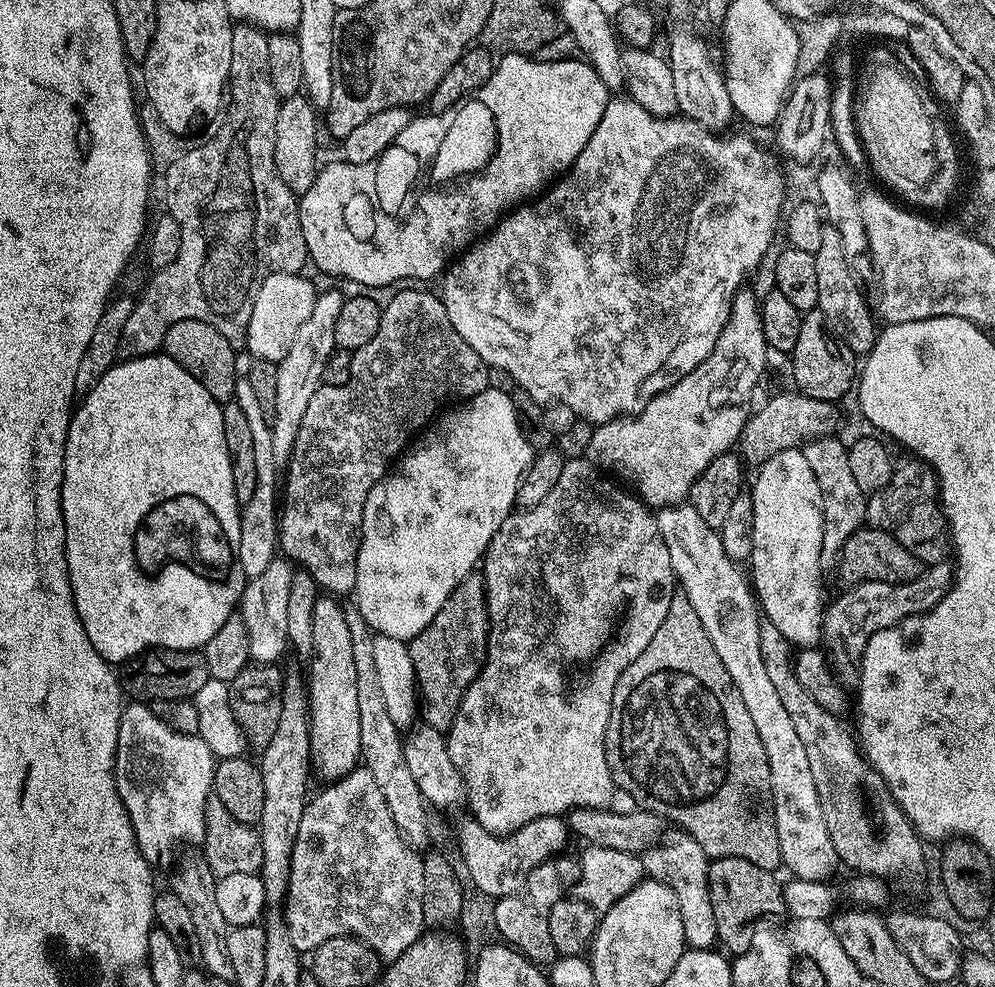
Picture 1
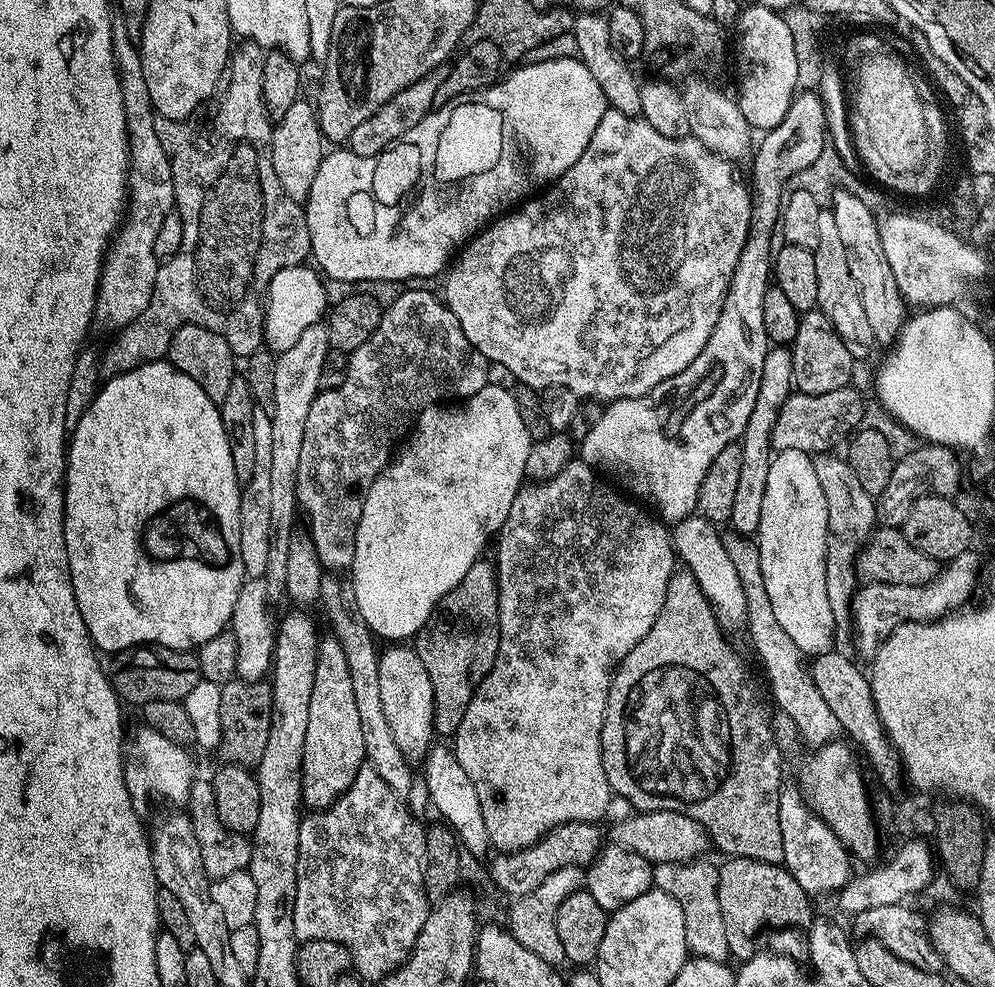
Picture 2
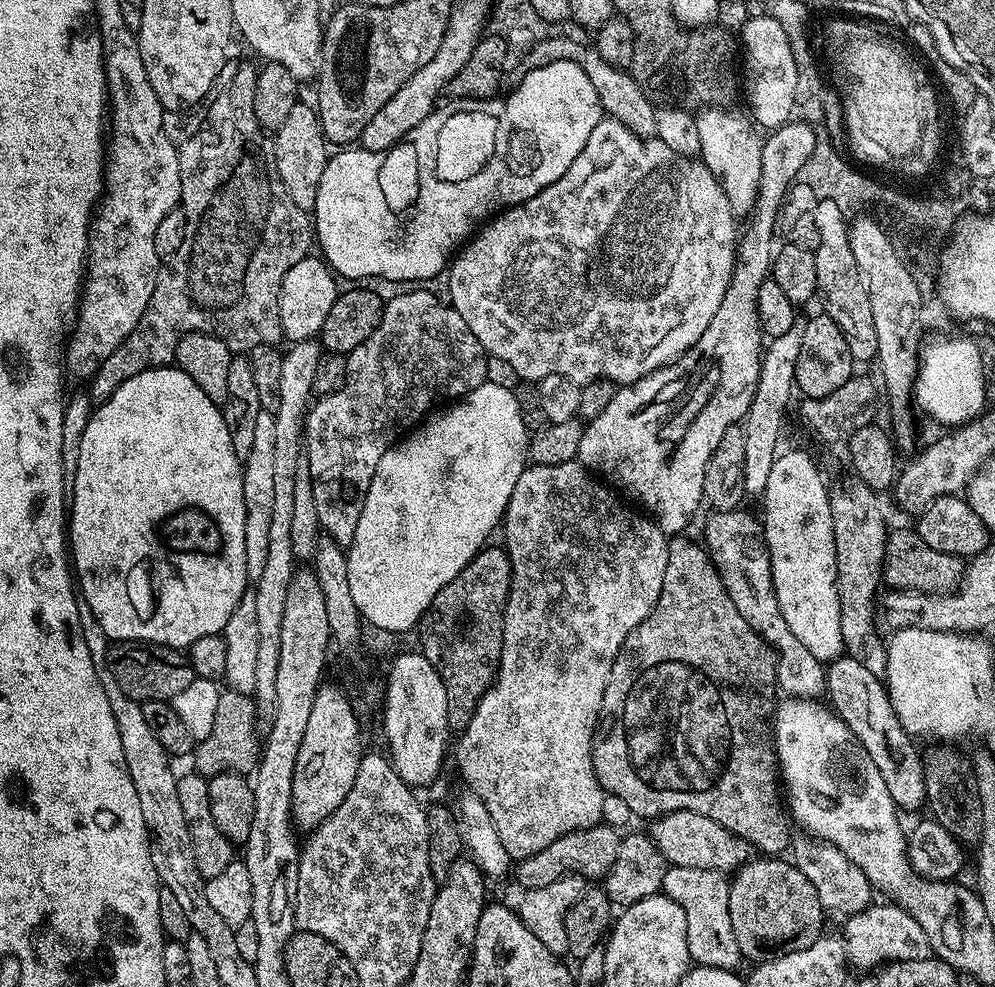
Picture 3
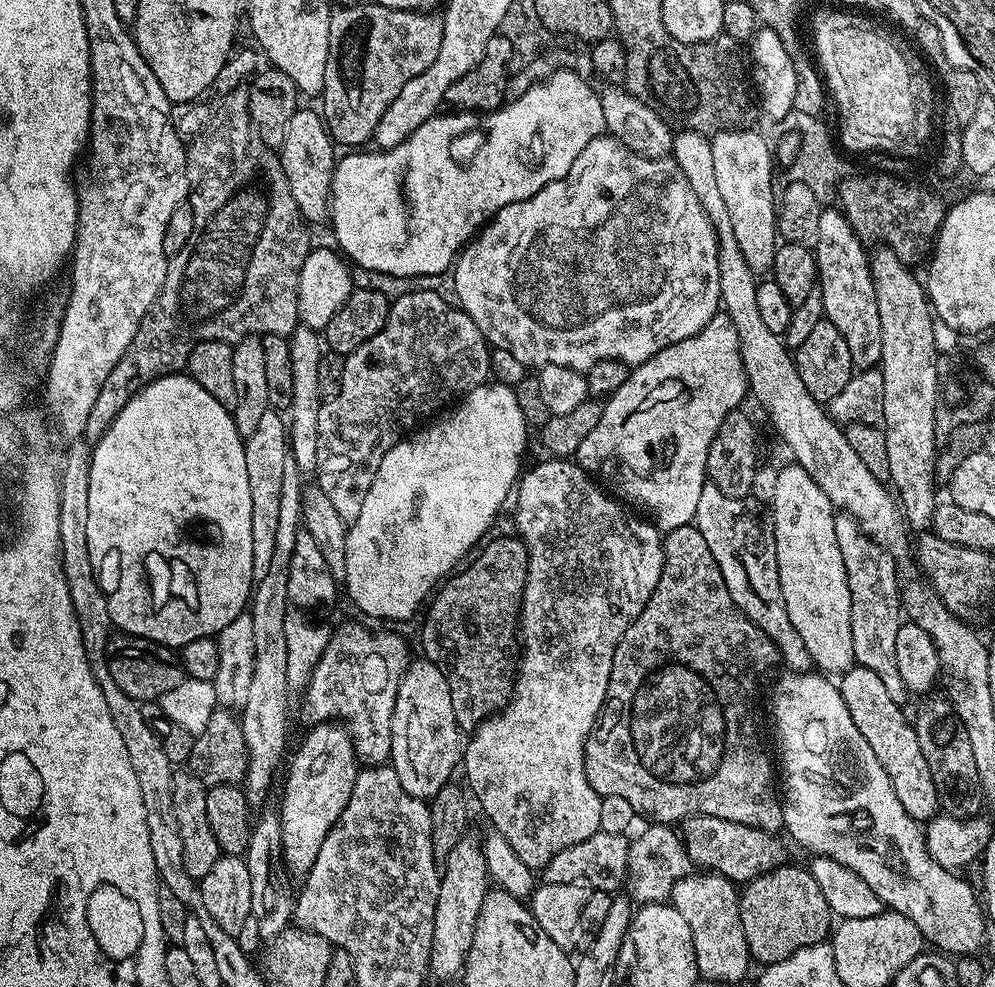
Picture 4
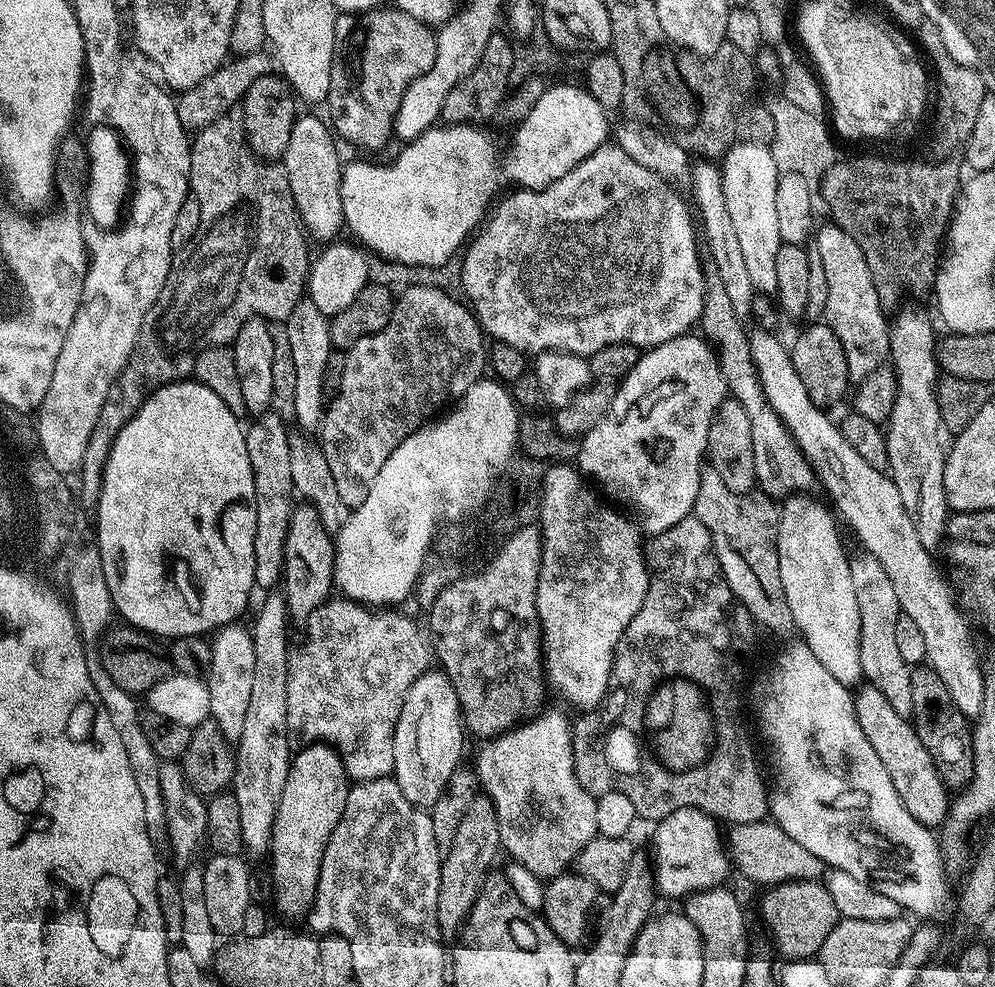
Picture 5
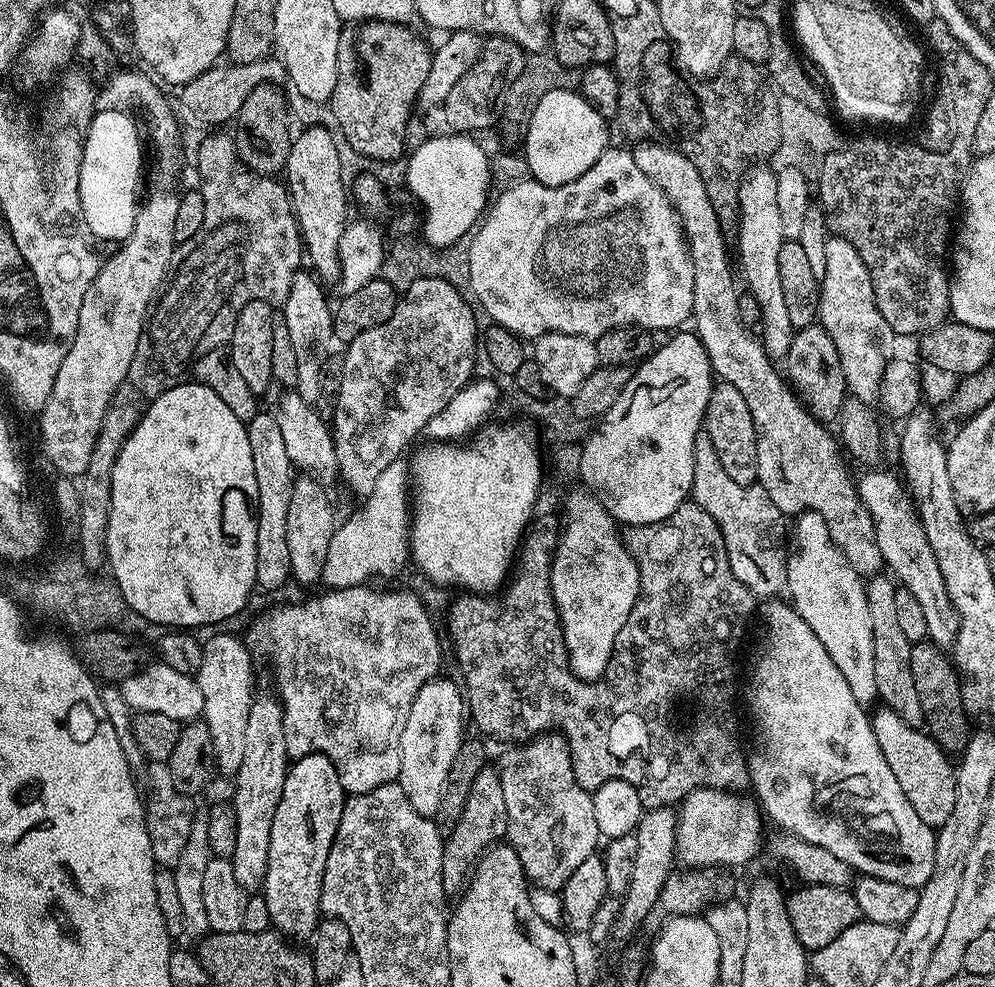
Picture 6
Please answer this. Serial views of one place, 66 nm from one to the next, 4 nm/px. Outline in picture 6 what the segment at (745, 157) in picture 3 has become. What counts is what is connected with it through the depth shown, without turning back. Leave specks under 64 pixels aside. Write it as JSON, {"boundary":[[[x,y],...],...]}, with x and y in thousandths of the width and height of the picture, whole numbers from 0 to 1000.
{"boundary":[[[753,169],[742,187],[742,232],[744,240],[740,251],[744,254],[744,272],[752,287],[751,299],[757,300],[764,311],[764,328],[768,332],[766,348],[773,361],[787,363],[792,360],[797,331],[790,315],[790,298],[786,294],[786,278],[782,274],[782,253],[788,248],[786,225],[782,218],[782,184],[775,169]]]}

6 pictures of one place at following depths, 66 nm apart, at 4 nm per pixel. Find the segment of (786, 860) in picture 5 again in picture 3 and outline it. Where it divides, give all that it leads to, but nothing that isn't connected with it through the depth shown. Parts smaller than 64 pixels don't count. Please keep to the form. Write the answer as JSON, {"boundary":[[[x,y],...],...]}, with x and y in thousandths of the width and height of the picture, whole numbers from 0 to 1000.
{"boundary":[[[671,823],[654,832],[653,853],[675,877],[694,879],[720,879],[723,883],[735,886],[751,875],[754,870],[754,856],[739,847],[734,841],[722,837],[714,829],[696,823]]]}

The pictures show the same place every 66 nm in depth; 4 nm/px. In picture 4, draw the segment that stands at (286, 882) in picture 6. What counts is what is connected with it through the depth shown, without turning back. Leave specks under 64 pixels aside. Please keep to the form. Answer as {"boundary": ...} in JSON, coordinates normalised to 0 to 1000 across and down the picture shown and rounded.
{"boundary":[[[345,733],[315,734],[309,740],[302,759],[293,766],[293,775],[285,790],[285,807],[279,818],[285,877],[293,890],[309,888],[312,877],[316,877],[328,845],[332,845],[344,821],[348,821],[348,813],[352,813],[360,781],[358,761]]]}

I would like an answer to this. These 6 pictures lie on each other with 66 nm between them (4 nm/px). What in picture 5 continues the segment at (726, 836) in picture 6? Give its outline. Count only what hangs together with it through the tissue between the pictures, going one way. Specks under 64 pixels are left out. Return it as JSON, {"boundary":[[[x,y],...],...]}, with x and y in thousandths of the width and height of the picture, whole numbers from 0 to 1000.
{"boundary":[[[698,817],[677,821],[677,825],[661,832],[659,844],[655,847],[655,859],[659,862],[657,891],[664,909],[687,910],[705,900],[718,900],[731,893],[728,891],[732,888],[732,879],[734,883],[734,868],[723,837],[721,828]]]}

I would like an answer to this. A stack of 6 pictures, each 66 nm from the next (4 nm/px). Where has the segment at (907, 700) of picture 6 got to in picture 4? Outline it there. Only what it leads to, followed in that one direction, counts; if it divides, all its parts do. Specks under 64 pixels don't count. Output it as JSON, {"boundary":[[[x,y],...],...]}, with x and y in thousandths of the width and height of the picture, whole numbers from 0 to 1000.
{"boundary":[[[841,522],[838,542],[842,544],[842,557],[846,557],[846,569],[850,573],[854,594],[854,642],[858,646],[860,673],[870,679],[878,679],[878,683],[886,687],[894,707],[898,707],[901,713],[908,714],[911,698],[907,683],[903,683],[903,667],[898,663],[898,650],[903,650],[903,638],[907,635],[907,592],[901,589],[902,568],[891,555],[867,539],[867,533],[857,523]]]}

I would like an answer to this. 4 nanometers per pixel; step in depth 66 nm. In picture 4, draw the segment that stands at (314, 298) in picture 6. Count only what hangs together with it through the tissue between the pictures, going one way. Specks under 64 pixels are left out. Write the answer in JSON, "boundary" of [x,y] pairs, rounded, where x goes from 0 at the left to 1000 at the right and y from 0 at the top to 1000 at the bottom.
{"boundary":[[[305,328],[298,329],[289,345],[292,351],[292,378],[295,379],[295,400],[289,414],[291,462],[303,483],[312,484],[317,481],[319,474],[320,416],[325,409],[320,399],[320,369],[326,358],[326,349],[317,333]]]}

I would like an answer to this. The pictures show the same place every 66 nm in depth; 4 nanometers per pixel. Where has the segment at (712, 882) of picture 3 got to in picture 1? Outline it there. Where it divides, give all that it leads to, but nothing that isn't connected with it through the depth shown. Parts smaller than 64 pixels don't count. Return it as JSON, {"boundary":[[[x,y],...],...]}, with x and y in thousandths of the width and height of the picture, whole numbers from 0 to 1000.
{"boundary":[[[686,841],[668,842],[654,859],[648,859],[643,872],[647,878],[648,889],[663,892],[673,902],[677,902],[677,910],[681,910],[681,923],[685,925],[685,942],[687,954],[692,961],[719,961],[722,953],[722,938],[718,938],[718,918],[714,918],[714,902],[712,901],[712,876],[714,869],[697,853],[697,849]]]}

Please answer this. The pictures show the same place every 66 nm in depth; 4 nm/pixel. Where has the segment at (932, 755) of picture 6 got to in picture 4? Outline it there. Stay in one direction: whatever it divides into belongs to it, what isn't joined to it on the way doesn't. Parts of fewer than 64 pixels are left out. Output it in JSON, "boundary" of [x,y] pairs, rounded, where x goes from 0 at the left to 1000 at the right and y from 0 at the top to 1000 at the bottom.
{"boundary":[[[857,675],[843,686],[842,696],[846,711],[850,711],[854,719],[854,727],[858,727],[858,736],[862,736],[866,748],[874,752],[874,760],[878,760],[882,772],[886,772],[886,780],[890,780],[890,788],[894,788],[903,813],[907,813],[907,821],[922,833],[939,830],[945,823],[945,805],[939,796],[939,784],[935,784],[935,776],[931,776],[927,756],[923,756],[918,730],[909,726],[910,718],[894,707],[886,687],[882,687],[878,679]]]}

